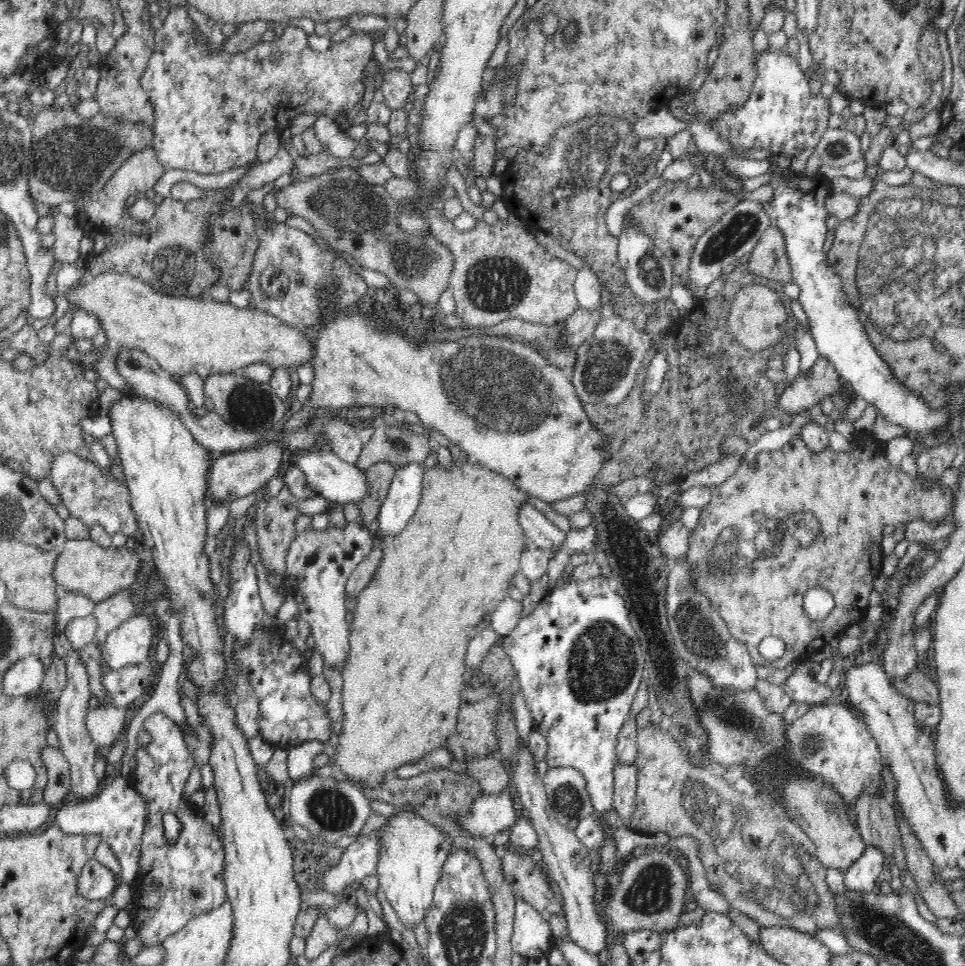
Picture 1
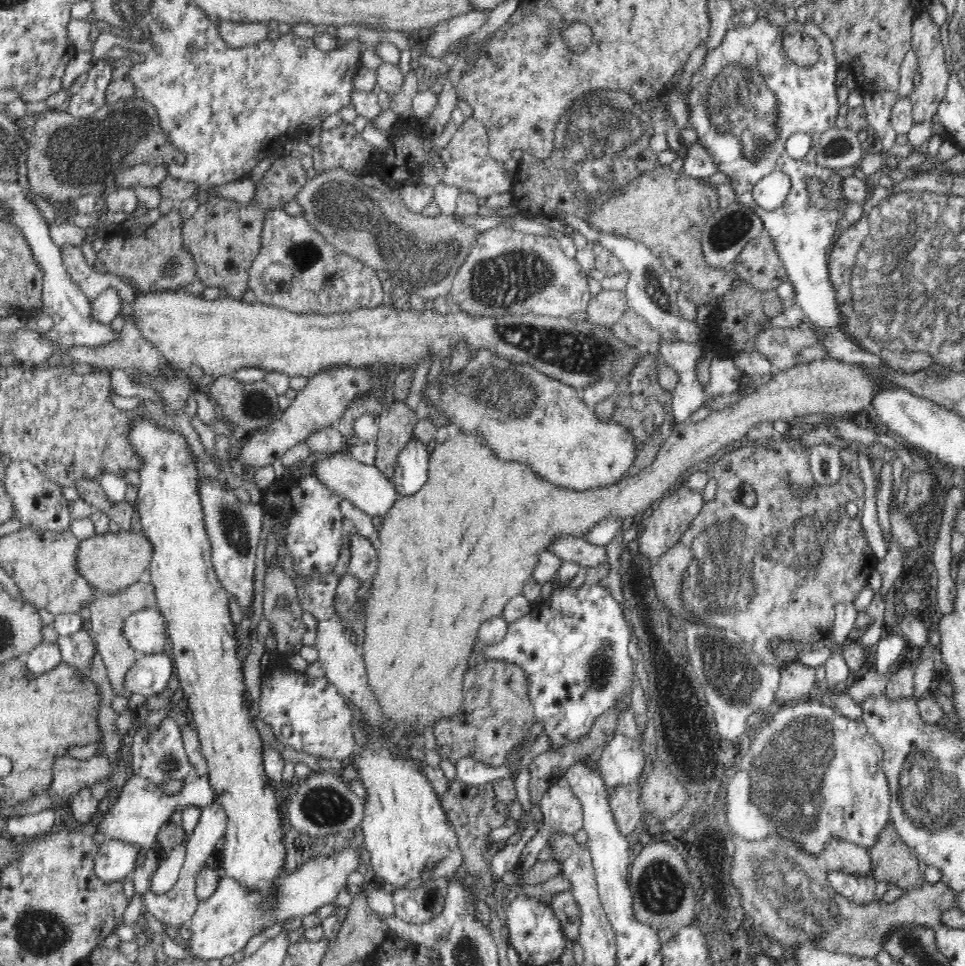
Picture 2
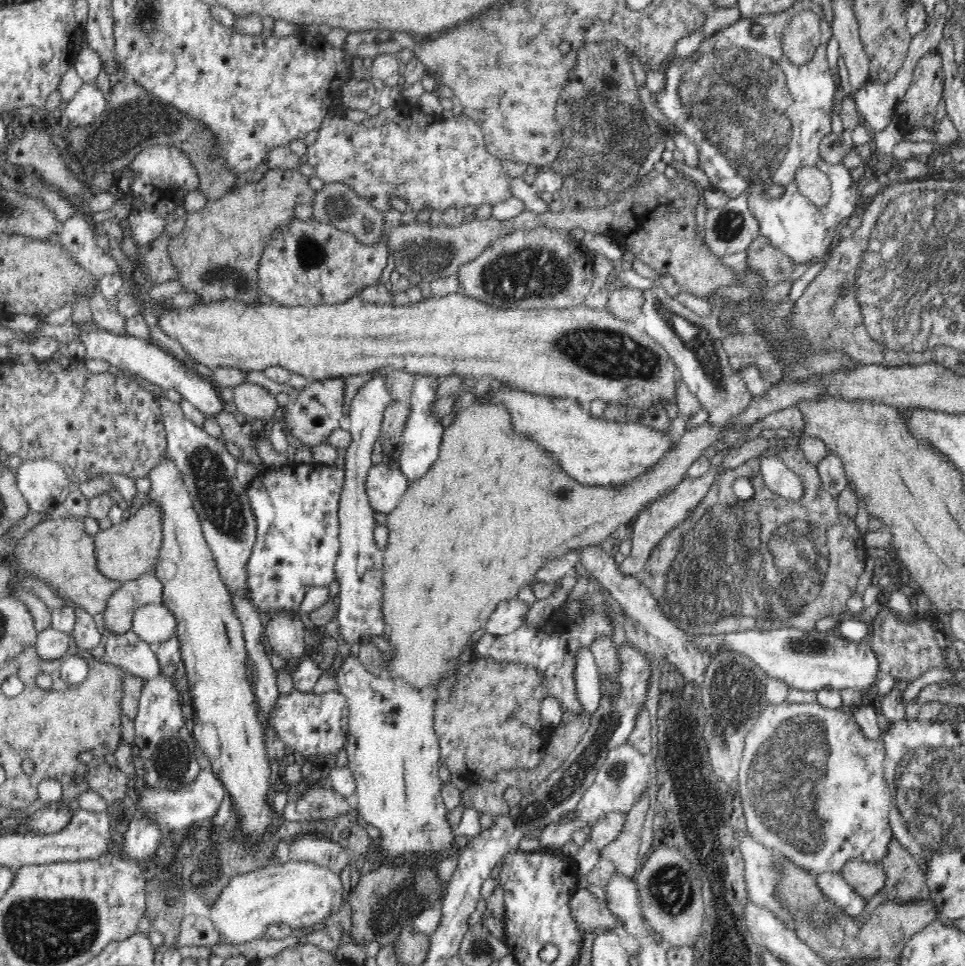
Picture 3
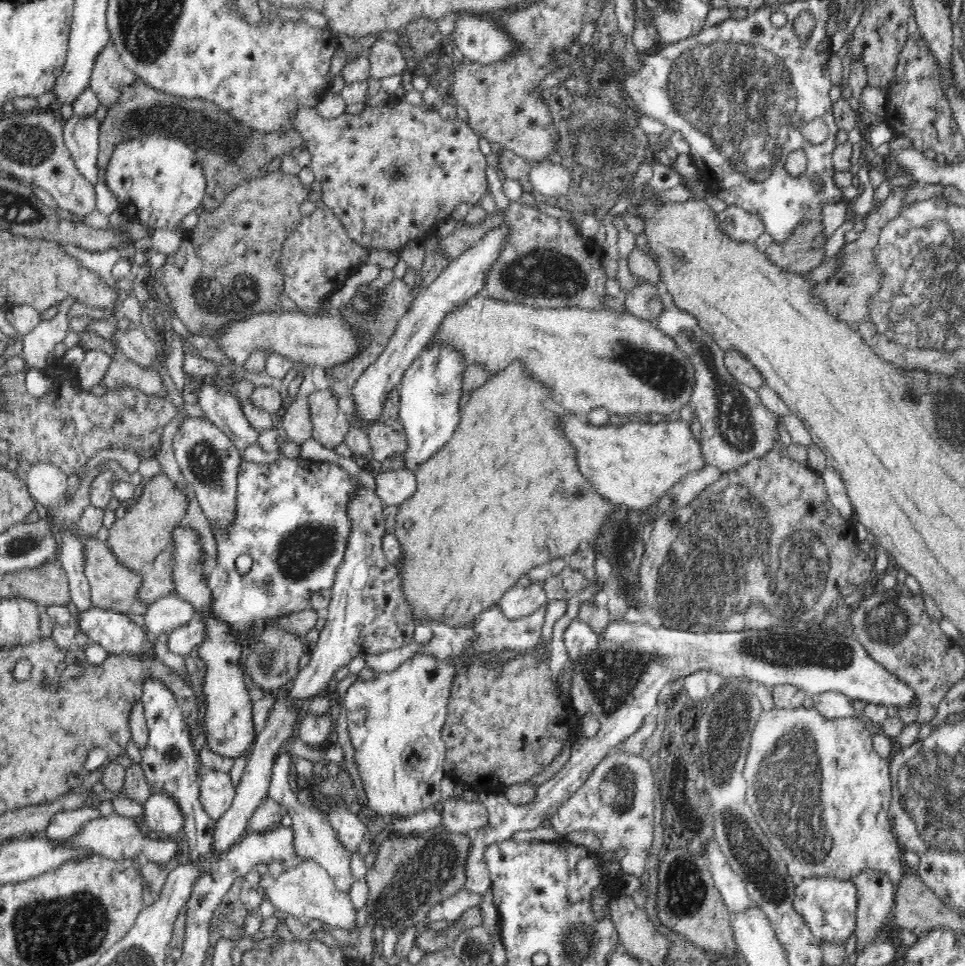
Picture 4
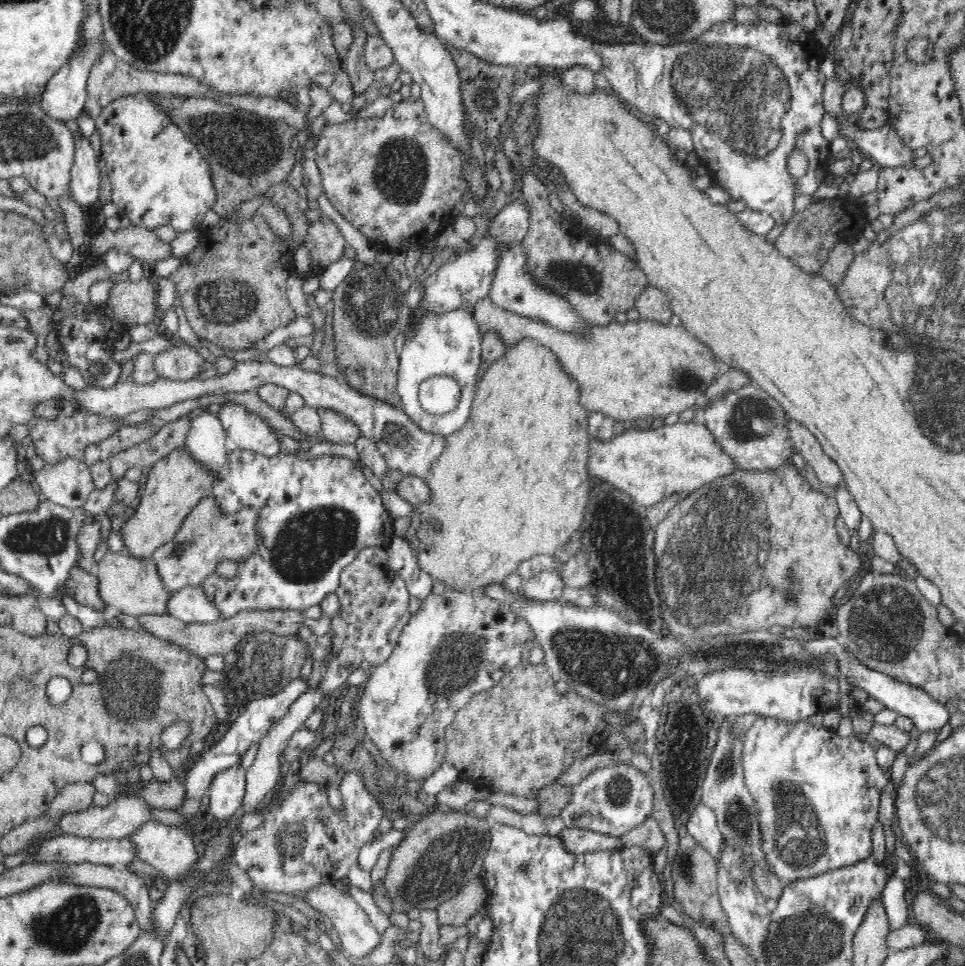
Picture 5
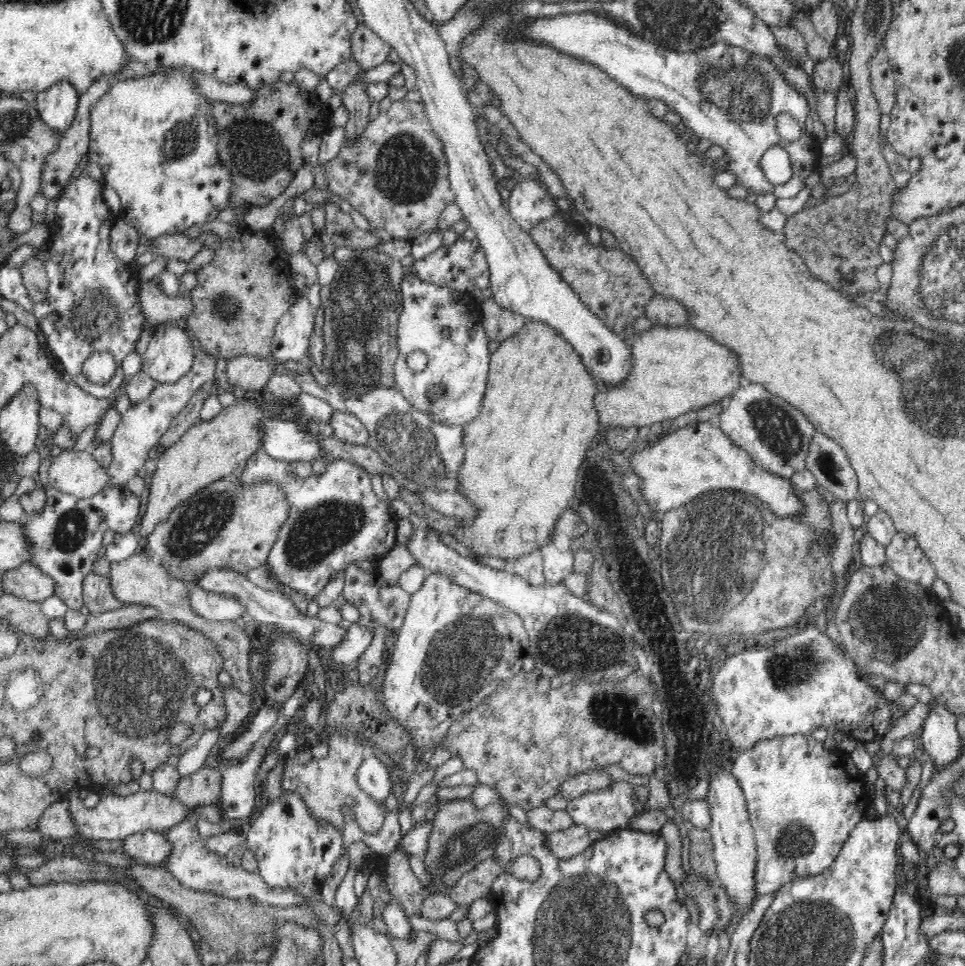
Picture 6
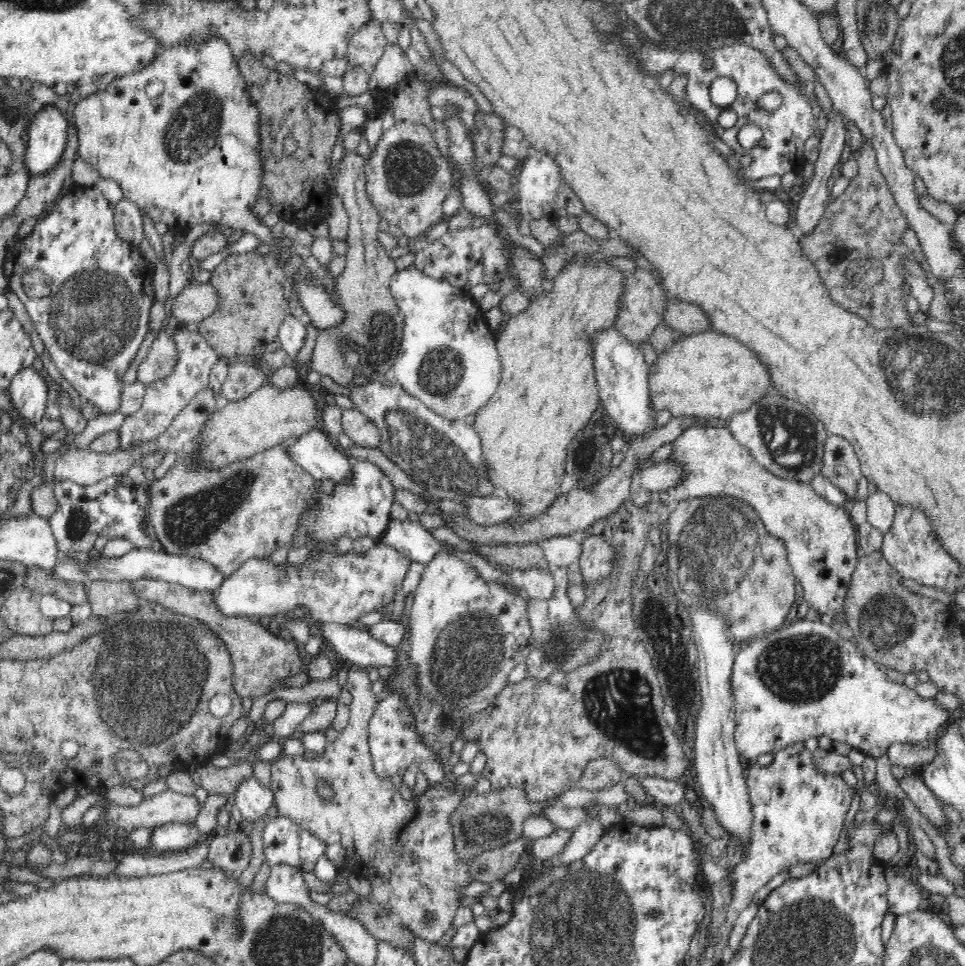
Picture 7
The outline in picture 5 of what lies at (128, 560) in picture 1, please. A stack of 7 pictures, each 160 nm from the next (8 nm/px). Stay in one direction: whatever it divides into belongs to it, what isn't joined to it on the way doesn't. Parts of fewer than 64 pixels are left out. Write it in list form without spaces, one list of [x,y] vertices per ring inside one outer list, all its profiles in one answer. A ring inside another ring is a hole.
[[[186,447],[173,449],[161,457],[156,464],[150,466],[140,502],[134,514],[121,528],[126,552],[136,557],[150,557],[158,545],[172,540],[181,521],[192,512],[192,508],[204,497],[213,494],[216,482],[218,475],[210,467],[200,463],[199,459],[192,457]]]

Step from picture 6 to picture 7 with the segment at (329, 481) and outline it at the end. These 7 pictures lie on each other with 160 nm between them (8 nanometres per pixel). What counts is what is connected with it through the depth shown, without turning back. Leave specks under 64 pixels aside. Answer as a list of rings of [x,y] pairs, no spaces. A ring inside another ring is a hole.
[[[353,460],[354,472],[352,476],[336,486],[332,494],[325,494],[320,489],[315,489],[309,498],[309,504],[299,516],[299,527],[292,539],[293,548],[300,548],[310,542],[320,543],[322,541],[340,540],[342,536],[350,536],[352,540],[370,536],[370,538],[381,539],[381,532],[390,518],[390,507],[394,500],[394,488],[388,482],[388,478],[382,474],[379,465],[368,461]]]

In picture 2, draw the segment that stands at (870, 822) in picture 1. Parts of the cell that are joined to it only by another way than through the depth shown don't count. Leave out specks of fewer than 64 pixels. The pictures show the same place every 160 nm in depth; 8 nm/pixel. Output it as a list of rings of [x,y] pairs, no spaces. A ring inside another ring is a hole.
[[[892,821],[886,823],[868,852],[875,881],[894,884],[908,891],[924,883],[923,864],[902,841]]]

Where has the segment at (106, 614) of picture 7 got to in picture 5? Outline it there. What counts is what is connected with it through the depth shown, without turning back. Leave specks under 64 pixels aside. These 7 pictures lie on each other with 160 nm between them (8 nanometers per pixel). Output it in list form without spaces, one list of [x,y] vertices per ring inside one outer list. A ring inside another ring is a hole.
[[[76,566],[76,568],[72,569],[68,578],[68,589],[70,589],[70,594],[72,598],[75,598],[76,602],[92,607],[95,610],[108,609],[104,605],[104,601],[100,599],[98,577],[95,571],[86,572]]]

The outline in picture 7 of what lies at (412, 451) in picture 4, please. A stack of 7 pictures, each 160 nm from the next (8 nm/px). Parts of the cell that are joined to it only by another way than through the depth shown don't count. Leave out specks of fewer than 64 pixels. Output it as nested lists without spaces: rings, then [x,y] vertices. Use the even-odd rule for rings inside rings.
[[[410,266],[405,270],[397,270],[397,272],[389,278],[389,290],[396,301],[404,321],[403,335],[401,336],[399,350],[391,369],[391,378],[393,379],[391,382],[400,385],[408,394],[415,396],[417,400],[420,400],[420,404],[423,404],[432,414],[439,415],[444,419],[458,420],[464,419],[466,416],[470,416],[470,414],[476,414],[477,411],[483,408],[488,403],[488,400],[492,398],[491,396],[497,389],[501,375],[501,362],[497,346],[495,345],[497,339],[493,336],[493,331],[490,330],[486,322],[485,314],[480,310],[476,300],[467,290],[452,286],[444,279],[428,277],[428,274],[420,272],[420,270],[416,269],[414,266]]]

